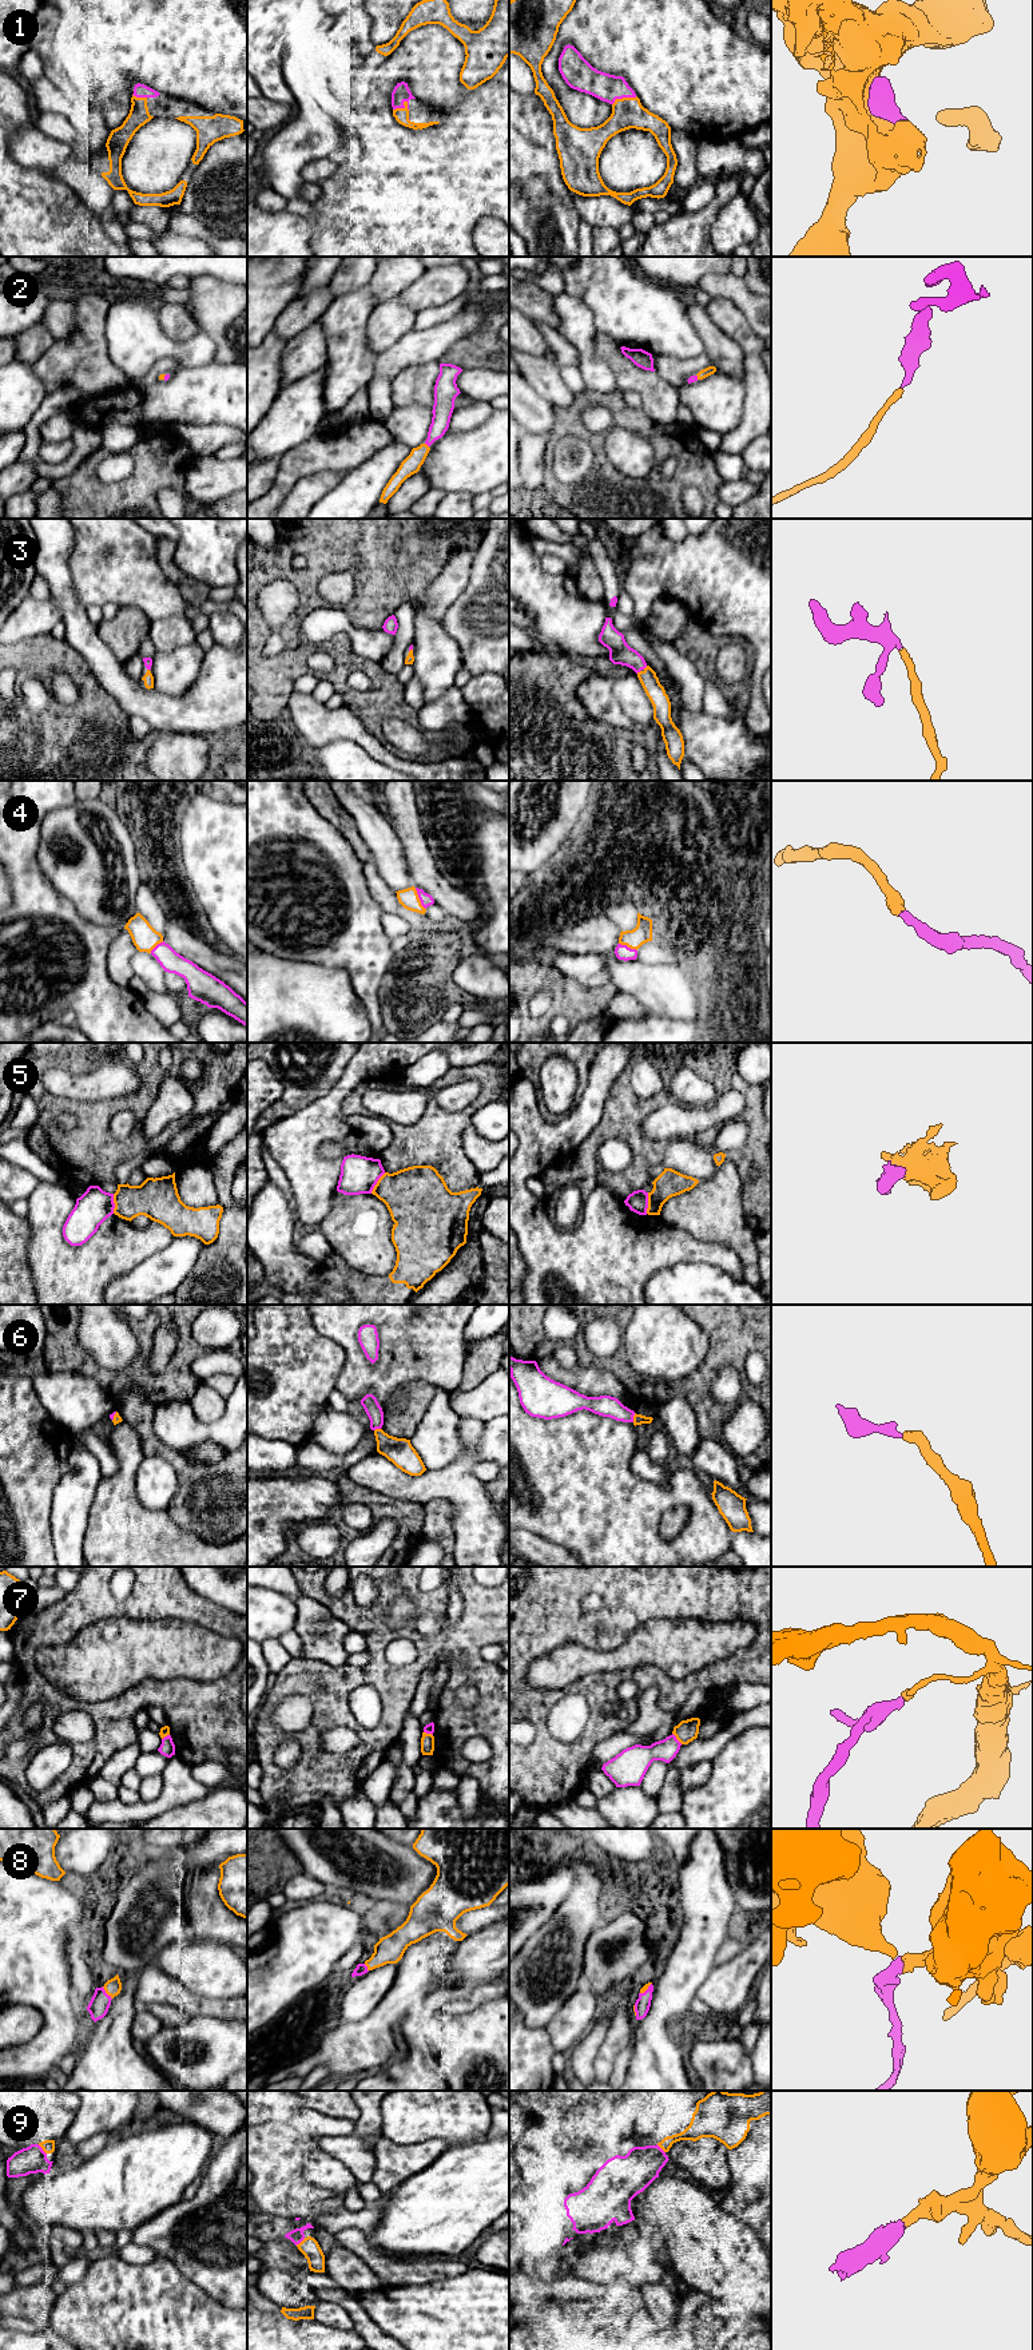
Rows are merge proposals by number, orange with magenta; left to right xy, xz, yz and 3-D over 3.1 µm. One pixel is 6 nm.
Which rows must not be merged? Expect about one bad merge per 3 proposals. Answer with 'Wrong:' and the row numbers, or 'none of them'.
Wrong: 5, 7

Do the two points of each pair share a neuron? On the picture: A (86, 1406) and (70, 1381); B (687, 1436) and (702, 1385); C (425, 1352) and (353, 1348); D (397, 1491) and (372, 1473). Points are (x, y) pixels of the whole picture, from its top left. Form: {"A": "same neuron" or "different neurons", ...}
{"A": "same neuron", "B": "different neurons", "C": "same neuron", "D": "same neuron"}

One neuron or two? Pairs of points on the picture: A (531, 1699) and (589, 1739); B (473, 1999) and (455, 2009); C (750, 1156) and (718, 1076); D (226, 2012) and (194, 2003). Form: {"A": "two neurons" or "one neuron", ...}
{"A": "one neuron", "B": "one neuron", "C": "one neuron", "D": "one neuron"}

